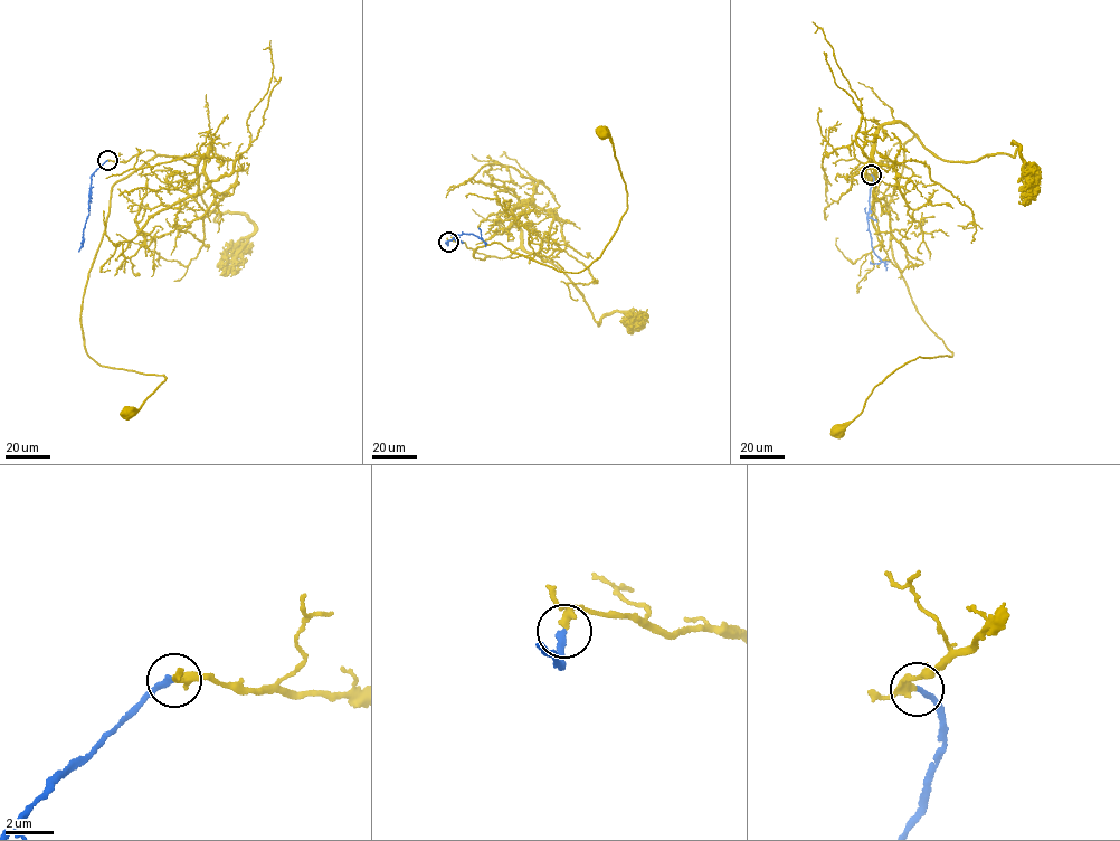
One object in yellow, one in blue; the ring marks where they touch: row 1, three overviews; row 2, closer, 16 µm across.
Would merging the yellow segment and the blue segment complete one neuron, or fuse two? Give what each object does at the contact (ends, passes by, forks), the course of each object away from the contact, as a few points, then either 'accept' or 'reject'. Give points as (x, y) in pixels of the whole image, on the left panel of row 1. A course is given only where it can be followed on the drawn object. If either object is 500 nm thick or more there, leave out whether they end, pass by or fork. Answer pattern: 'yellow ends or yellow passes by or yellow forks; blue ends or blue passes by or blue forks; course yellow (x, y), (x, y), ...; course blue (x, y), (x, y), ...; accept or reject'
yellow passes by; blue ends; course yellow (107, 160), (155, 154), (112, 187), (81, 313), (93, 360), (167, 377), (127, 413); course blue (107, 160), (92, 177), (88, 216), (81, 243), (84, 239); accept

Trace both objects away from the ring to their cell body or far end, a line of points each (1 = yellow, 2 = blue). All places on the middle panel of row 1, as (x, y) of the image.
1: (448, 242), (482, 260), (476, 248), (499, 242), (580, 272), (627, 206), (603, 132)
2: (448, 242), (447, 245), (446, 242), (463, 233), (482, 239), (478, 228)

